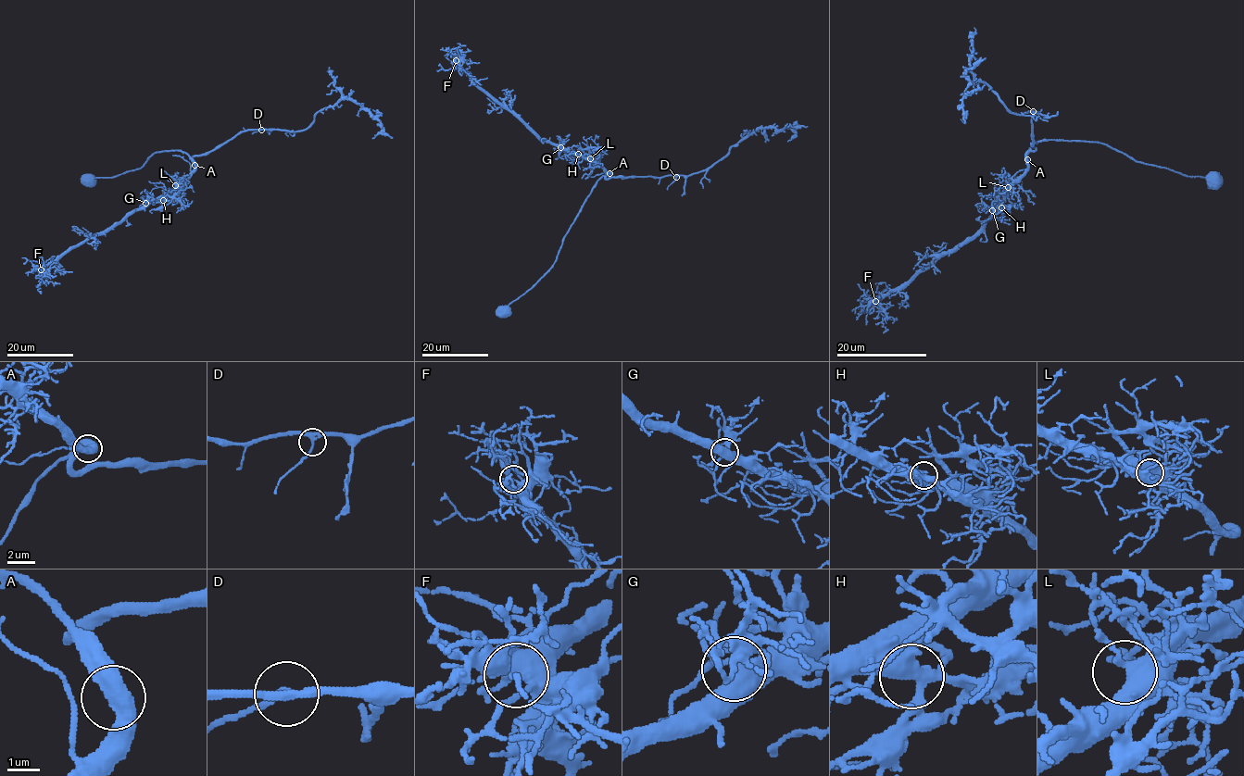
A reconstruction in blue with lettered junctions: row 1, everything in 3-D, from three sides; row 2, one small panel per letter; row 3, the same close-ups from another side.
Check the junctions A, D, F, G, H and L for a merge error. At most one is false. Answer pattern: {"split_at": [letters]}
{"split_at": []}

